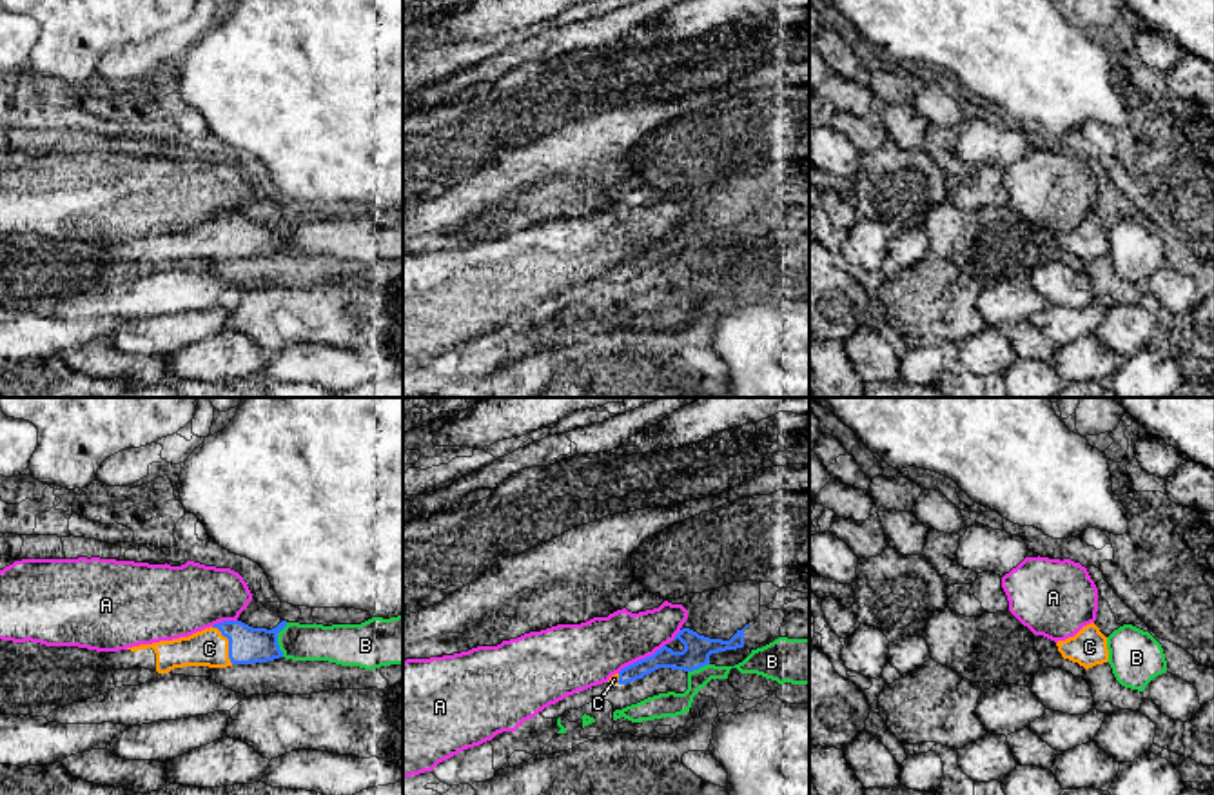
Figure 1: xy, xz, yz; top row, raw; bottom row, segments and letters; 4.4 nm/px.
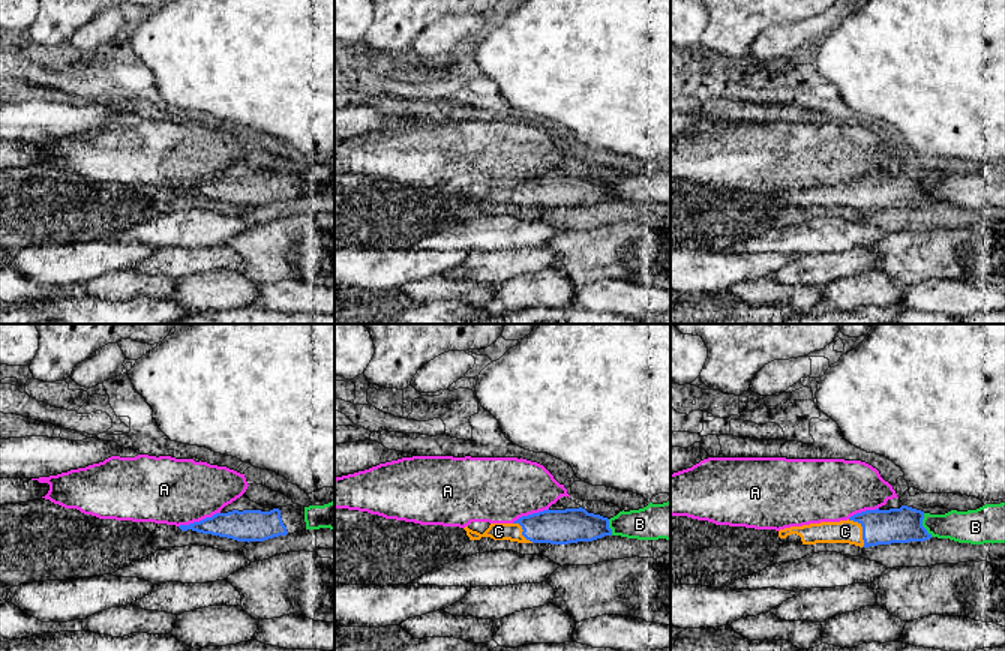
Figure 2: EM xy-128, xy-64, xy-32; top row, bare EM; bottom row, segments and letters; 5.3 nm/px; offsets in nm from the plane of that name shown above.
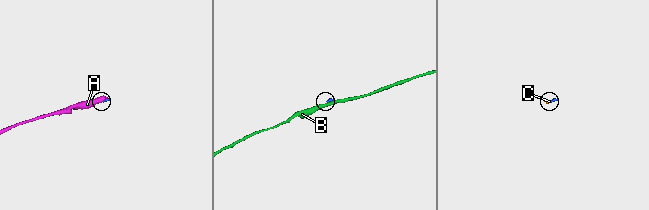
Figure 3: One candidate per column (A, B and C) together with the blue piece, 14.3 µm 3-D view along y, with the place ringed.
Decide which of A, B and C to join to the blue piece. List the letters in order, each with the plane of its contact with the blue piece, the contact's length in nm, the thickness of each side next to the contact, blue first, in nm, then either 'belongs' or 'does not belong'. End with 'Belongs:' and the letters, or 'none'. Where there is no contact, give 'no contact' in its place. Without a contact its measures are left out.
A: contact in xz; length 260 nm; calibres 120 and 280 nm; does not belong
B: contact in xy; length 150 nm; calibres 170 and 160 nm; does not belong
C: contact in xy; length 190 nm; calibres 170 and 160 nm; belongs
Belongs: C

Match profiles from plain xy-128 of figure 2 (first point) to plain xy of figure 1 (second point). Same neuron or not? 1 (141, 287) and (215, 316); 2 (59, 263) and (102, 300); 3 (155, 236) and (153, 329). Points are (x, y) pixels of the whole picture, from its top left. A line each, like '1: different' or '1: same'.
1: different
2: different
3: different

